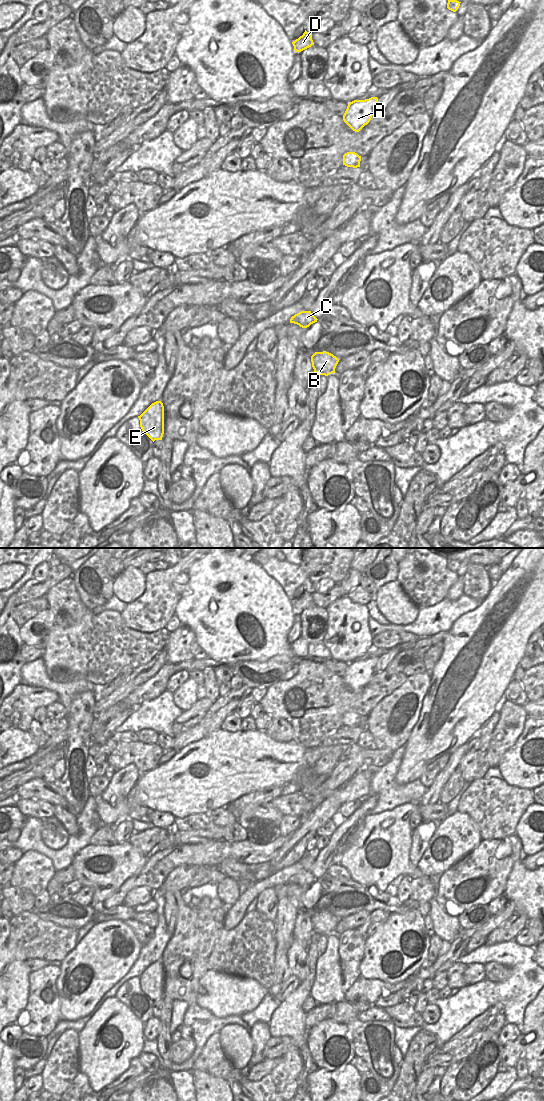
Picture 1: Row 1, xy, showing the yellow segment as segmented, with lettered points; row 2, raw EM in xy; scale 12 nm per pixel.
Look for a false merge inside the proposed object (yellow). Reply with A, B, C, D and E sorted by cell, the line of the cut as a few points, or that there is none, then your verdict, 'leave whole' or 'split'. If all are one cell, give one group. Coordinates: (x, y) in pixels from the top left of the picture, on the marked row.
A B C D E | no cut | leave whole

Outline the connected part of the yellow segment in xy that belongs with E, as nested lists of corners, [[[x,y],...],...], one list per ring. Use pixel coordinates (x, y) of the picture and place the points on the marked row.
[[[161,401],[152,403],[140,416],[140,427],[153,442],[164,434],[164,406]]]

